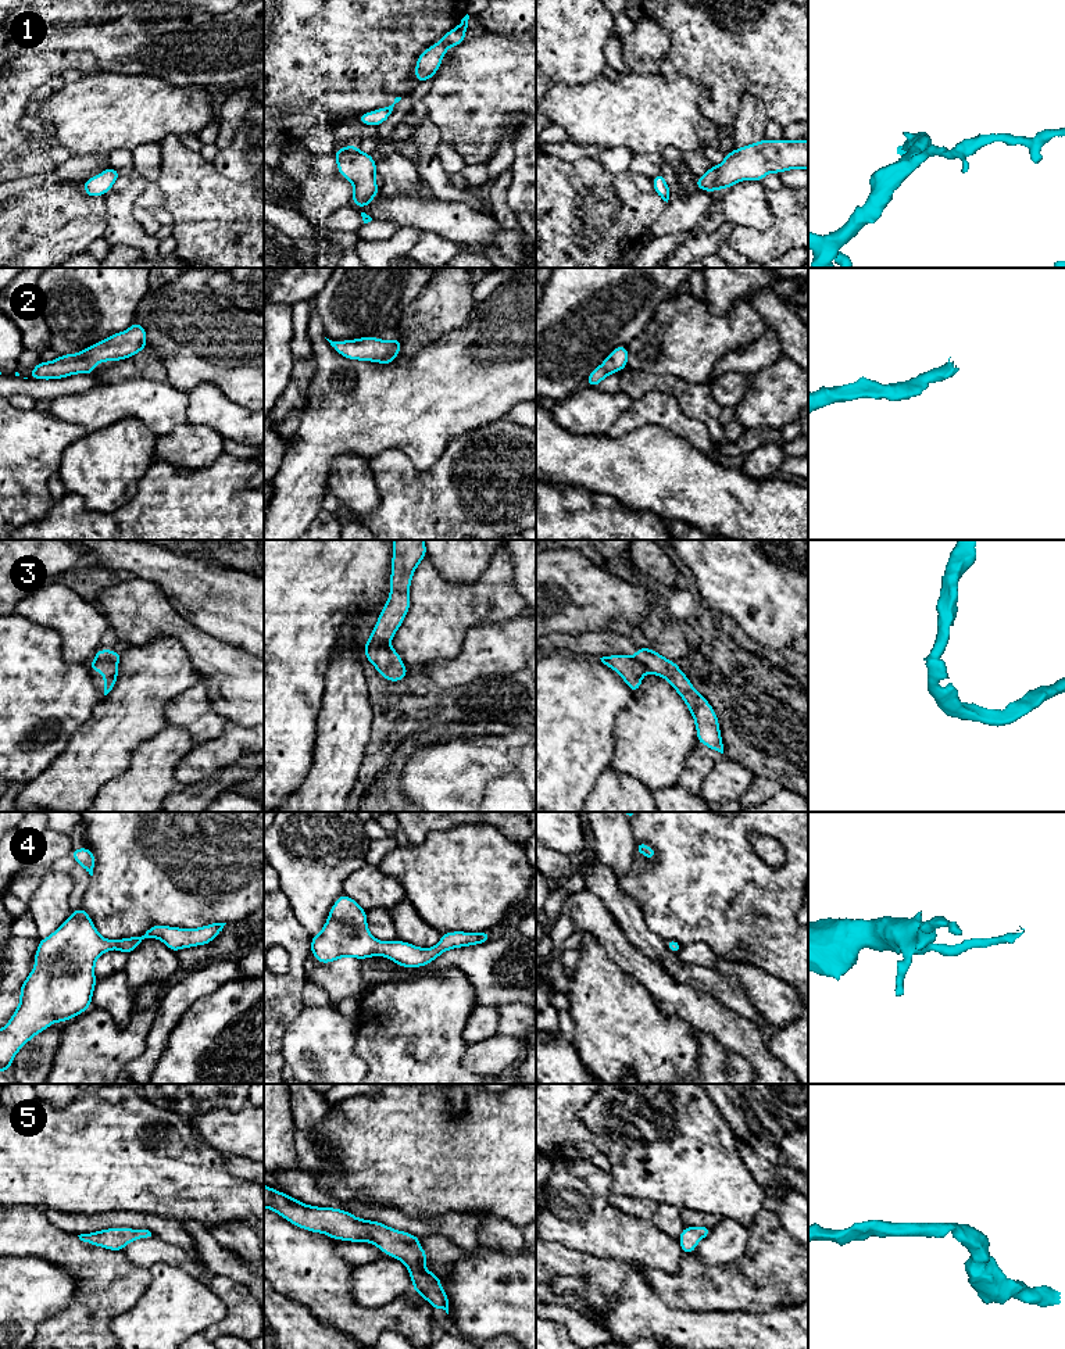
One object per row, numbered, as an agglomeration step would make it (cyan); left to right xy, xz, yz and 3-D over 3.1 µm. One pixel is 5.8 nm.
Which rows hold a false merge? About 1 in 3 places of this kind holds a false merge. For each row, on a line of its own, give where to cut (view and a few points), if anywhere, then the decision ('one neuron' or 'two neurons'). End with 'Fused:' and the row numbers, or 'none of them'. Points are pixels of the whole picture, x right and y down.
1: no cut; one neuron
2: no cut; one neuron
3: cut in xy along (95, 659), (117, 662); two neurons
4: no cut; one neuron
5: no cut; one neuron
Fused: 3

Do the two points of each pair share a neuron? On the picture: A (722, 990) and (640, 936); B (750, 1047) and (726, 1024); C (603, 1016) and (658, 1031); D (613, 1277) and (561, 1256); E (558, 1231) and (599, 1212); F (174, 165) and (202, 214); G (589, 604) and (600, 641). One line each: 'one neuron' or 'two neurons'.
A: one neuron
B: one neuron
C: one neuron
D: one neuron
E: one neuron
F: one neuron
G: two neurons

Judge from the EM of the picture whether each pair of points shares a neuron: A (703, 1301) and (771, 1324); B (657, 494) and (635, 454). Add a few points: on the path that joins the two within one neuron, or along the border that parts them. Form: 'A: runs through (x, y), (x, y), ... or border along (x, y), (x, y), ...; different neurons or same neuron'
A: border along (767, 1310), (701, 1312); different neurons
B: runs through (657, 485), (657, 476), (644, 464); same neuron

